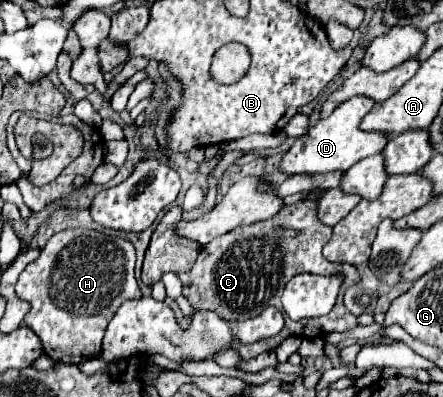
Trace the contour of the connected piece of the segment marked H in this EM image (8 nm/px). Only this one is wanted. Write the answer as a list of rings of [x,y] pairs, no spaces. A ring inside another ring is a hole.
[[[62,230],[48,240],[38,260],[28,264],[16,282],[16,294],[32,304],[30,312],[24,318],[24,324],[38,334],[46,356],[50,356],[54,362],[78,366],[84,360],[96,358],[100,354],[106,326],[120,308],[120,304],[128,300],[140,300],[142,296],[134,278],[134,260],[136,248],[130,240],[120,236],[108,236],[98,230]]]

